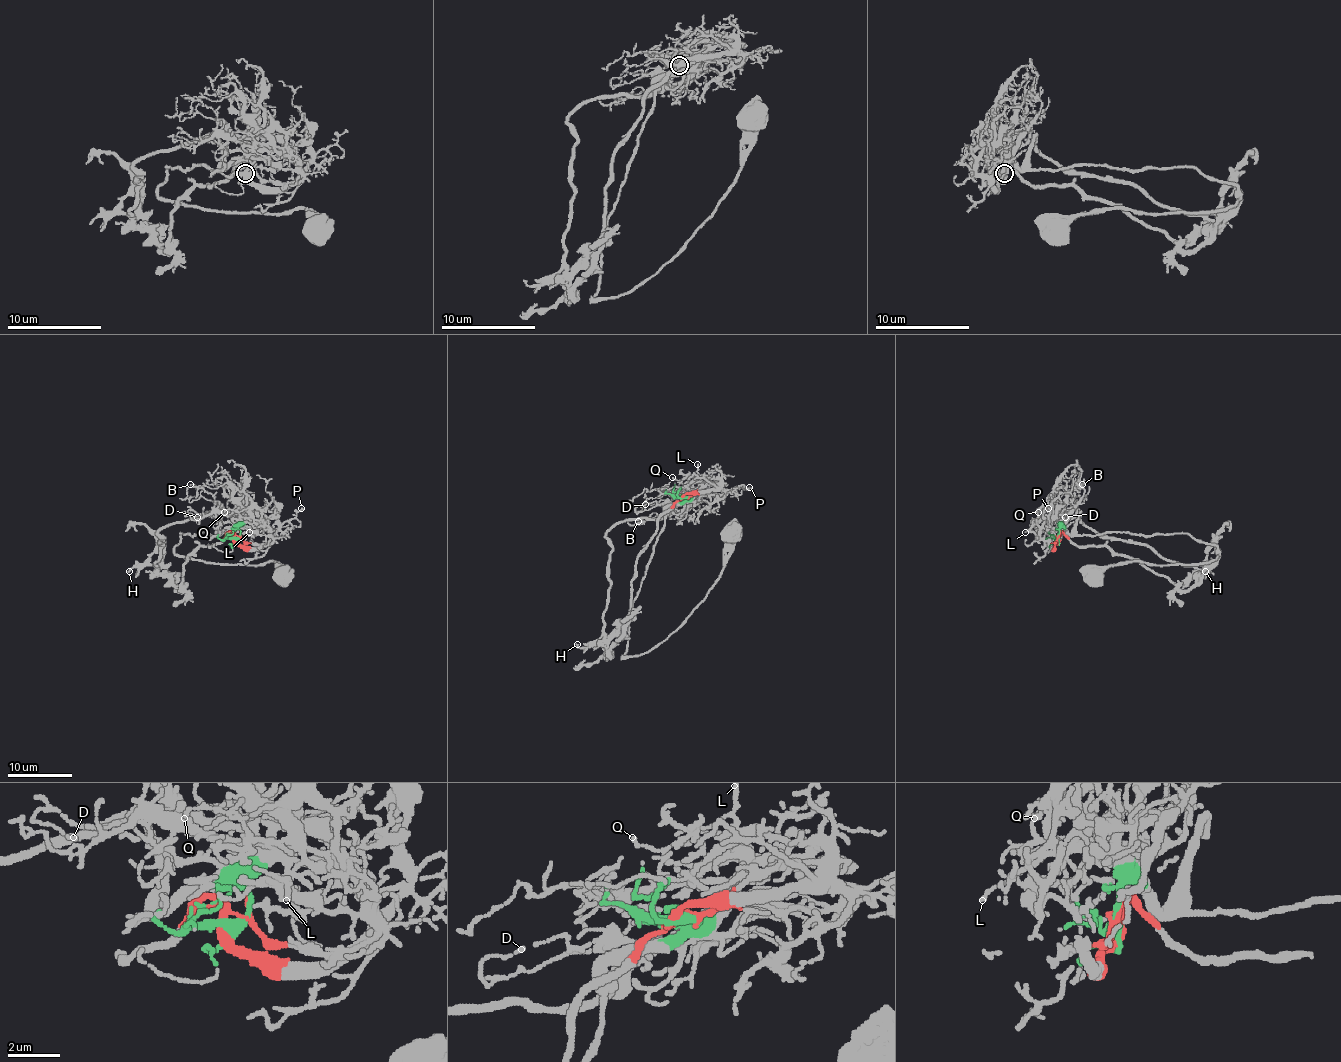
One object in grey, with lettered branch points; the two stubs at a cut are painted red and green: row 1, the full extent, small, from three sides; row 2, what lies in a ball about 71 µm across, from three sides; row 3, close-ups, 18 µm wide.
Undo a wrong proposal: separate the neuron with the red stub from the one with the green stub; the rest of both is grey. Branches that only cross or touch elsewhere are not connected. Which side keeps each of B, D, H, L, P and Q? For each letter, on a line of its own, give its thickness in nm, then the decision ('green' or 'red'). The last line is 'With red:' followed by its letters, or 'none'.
B: 130 nm thick; green
D: 100 nm thick; green
H: 170 nm thick; green
L: 110 nm thick; red
P: 120 nm thick; red
Q: 110 nm thick; green
With red: L, P

